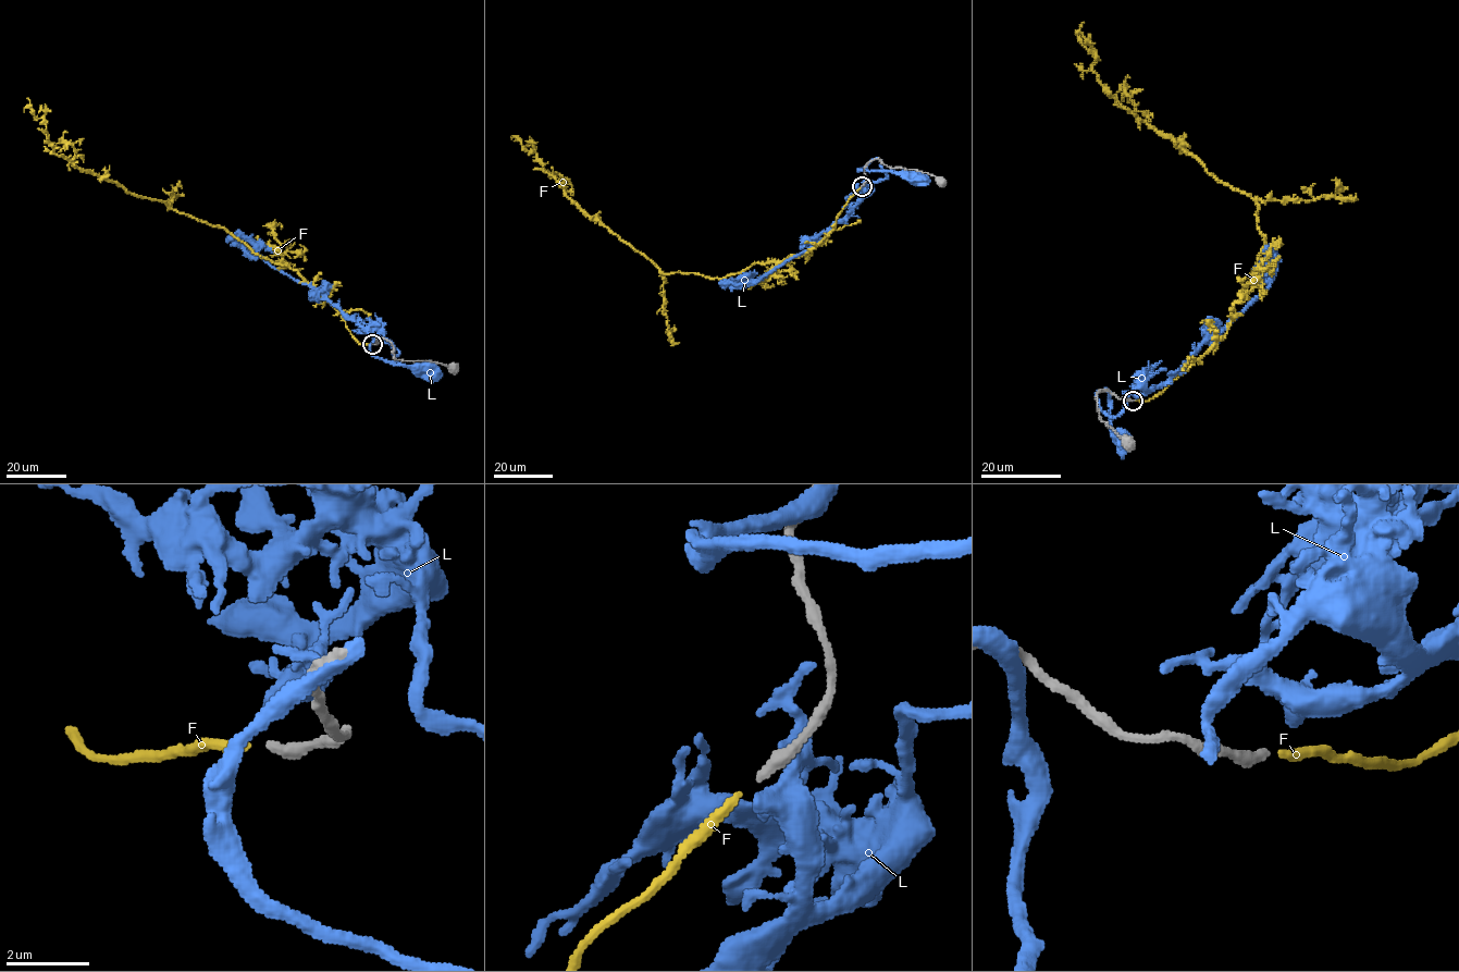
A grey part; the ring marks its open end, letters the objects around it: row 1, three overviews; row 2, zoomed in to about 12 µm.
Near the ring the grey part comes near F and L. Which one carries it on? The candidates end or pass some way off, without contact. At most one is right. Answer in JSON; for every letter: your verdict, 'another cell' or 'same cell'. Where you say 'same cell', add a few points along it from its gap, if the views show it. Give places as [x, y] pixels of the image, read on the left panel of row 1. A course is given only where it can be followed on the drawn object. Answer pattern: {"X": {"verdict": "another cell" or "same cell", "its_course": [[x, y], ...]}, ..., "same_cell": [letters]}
{"F": {"verdict": "another cell"}, "L": {"verdict": "another cell"}, "same_cell": []}

